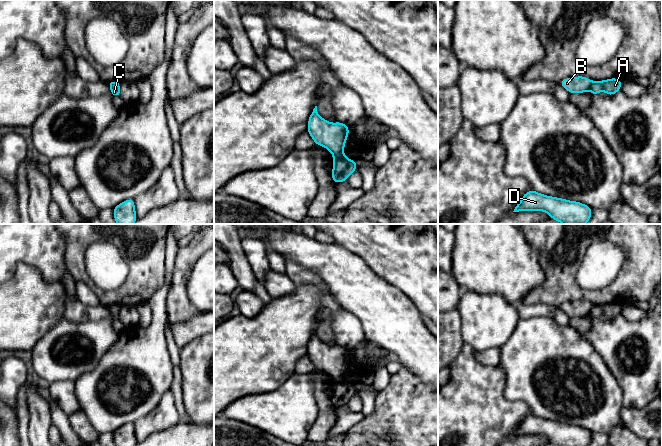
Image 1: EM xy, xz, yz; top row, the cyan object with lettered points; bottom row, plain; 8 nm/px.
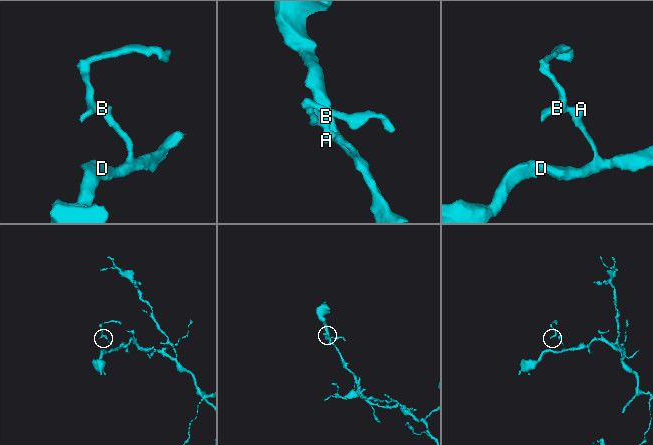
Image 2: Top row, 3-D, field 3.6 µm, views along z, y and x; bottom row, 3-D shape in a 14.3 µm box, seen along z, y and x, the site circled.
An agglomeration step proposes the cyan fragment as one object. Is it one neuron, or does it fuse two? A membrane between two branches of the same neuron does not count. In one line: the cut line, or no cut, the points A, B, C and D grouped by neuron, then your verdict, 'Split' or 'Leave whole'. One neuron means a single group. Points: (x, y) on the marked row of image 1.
Split along xz (342, 151), (333, 155). Groups: A C D / B. Split

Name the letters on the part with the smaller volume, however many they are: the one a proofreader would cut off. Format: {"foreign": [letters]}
{"foreign": ["B"]}

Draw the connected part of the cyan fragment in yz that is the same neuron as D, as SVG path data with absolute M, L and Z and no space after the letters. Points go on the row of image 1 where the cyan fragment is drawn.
M530 190L522 196L513 212L519 211L543 211L562 224L586 224L591 218L592 208L577 201Z

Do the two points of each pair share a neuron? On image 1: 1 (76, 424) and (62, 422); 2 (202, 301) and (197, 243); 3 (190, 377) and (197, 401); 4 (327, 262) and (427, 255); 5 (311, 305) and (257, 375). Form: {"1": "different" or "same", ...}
{"1": "different", "2": "different", "3": "same", "4": "different", "5": "same"}

